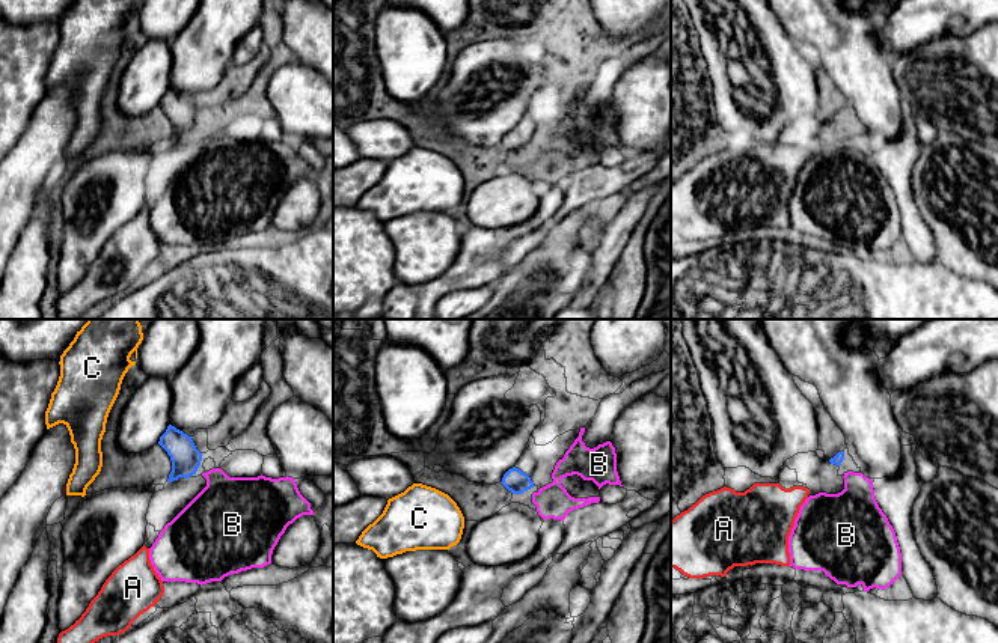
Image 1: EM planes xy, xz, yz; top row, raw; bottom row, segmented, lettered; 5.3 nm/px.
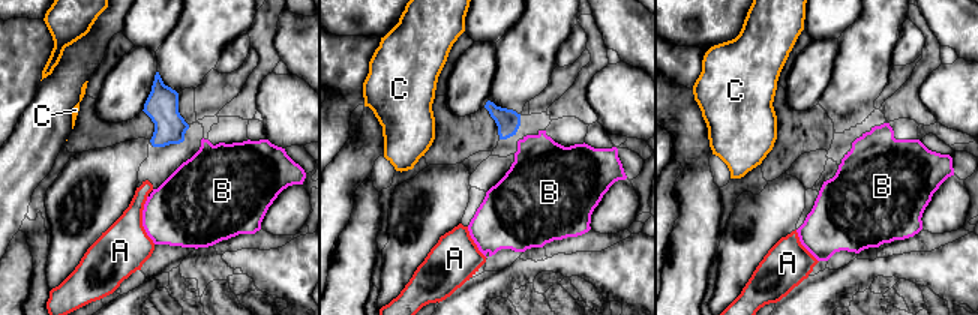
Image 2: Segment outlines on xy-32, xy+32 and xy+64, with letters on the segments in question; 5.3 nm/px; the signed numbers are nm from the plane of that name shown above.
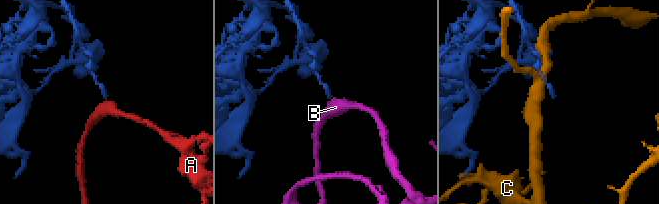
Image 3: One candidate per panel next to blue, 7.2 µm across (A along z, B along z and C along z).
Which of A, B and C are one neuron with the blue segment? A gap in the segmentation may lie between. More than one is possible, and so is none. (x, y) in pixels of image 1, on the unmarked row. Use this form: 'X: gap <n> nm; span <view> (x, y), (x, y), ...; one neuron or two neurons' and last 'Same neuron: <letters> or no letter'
A: gap 190 nm; span yz (831, 125), (807, 151); one neuron
B: gap 30 nm; span xz (532, 149), (534, 155); two neurons
C: gap 260 nm; span xz (501, 145), (459, 170); two neurons
Same neuron: A

